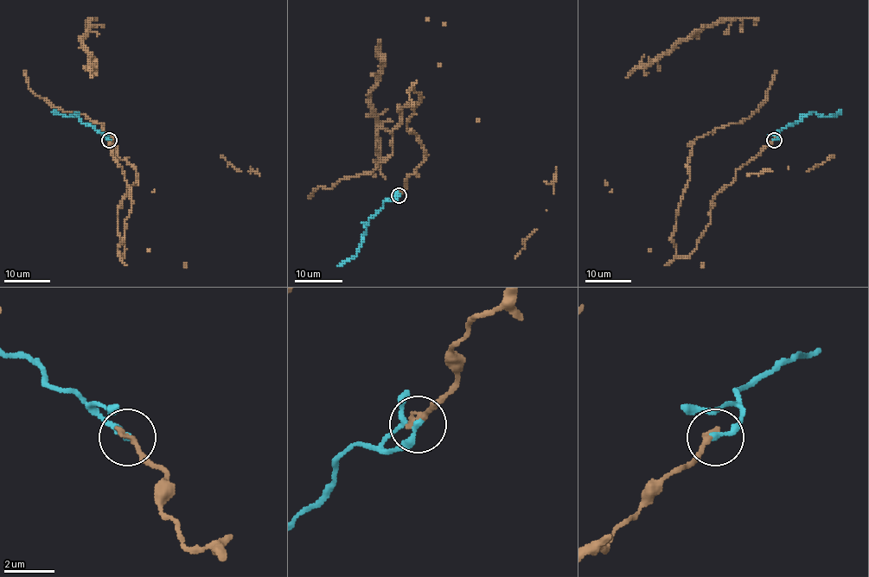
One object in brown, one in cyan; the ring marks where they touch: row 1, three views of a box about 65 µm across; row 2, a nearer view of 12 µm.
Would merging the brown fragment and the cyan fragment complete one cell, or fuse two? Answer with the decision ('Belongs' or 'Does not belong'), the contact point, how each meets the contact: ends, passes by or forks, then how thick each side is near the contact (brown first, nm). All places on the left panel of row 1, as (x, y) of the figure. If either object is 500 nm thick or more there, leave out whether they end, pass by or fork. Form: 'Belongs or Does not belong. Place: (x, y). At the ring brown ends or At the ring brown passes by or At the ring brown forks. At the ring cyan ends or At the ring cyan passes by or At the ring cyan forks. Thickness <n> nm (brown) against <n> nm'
Belongs. Place: (109, 140). At the ring brown ends. At the ring cyan ends. Thickness 220 nm (brown) against 240 nm

